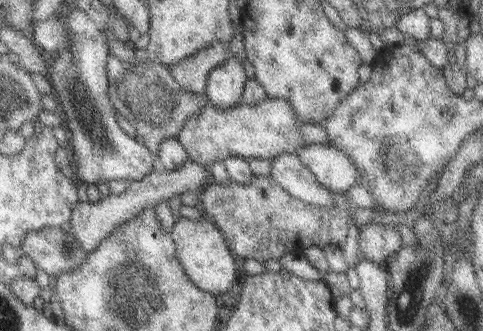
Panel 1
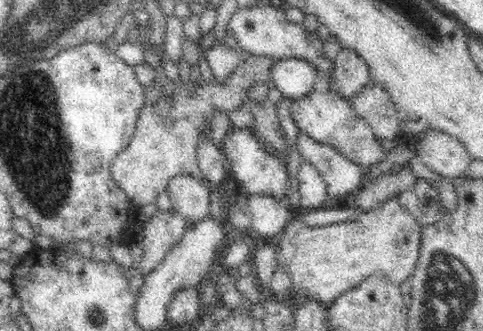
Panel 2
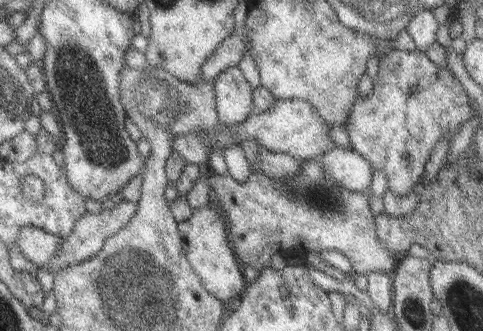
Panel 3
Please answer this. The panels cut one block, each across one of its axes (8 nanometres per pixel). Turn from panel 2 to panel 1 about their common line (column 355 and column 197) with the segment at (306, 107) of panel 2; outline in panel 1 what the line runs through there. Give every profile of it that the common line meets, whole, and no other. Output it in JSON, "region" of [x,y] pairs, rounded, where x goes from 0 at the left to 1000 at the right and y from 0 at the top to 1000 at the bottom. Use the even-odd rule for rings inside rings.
{"region":[[[545,302],[528,320],[487,320],[470,332],[445,332],[433,308],[416,338],[391,350],[362,411],[387,477],[416,495],[437,502],[445,489],[462,489],[478,471],[516,483],[516,477],[553,477],[565,483],[586,465],[607,465],[627,447],[627,417],[619,399],[623,375],[607,332],[586,302]]]}

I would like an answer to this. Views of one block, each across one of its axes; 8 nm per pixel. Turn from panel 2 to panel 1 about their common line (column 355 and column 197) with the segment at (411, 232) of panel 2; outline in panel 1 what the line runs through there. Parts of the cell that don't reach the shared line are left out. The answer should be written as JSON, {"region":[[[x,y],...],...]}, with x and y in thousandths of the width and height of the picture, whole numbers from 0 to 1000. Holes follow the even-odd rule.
{"region":[[[420,653],[412,665],[366,659],[354,689],[350,719],[354,719],[354,737],[362,743],[362,767],[375,798],[375,816],[391,840],[391,852],[400,852],[412,876],[420,876],[437,894],[478,870],[478,852],[487,834],[487,792],[474,767],[474,743],[466,737],[462,713],[453,707],[453,695],[441,671],[433,671]]]}

